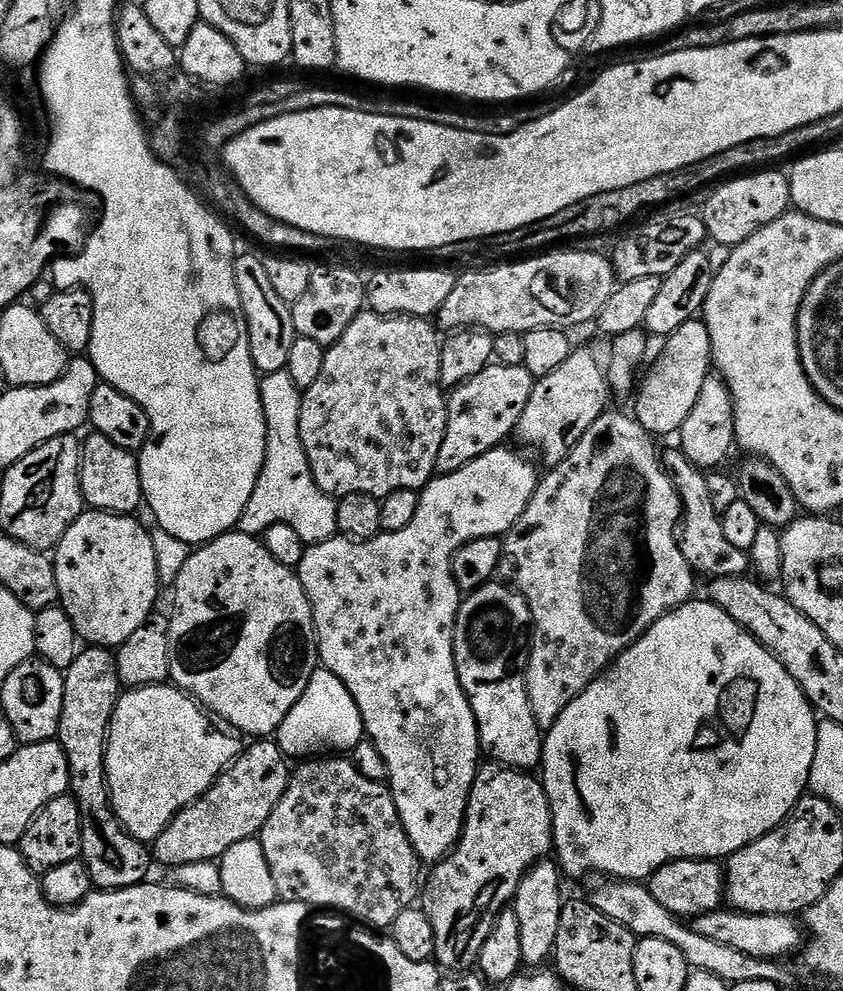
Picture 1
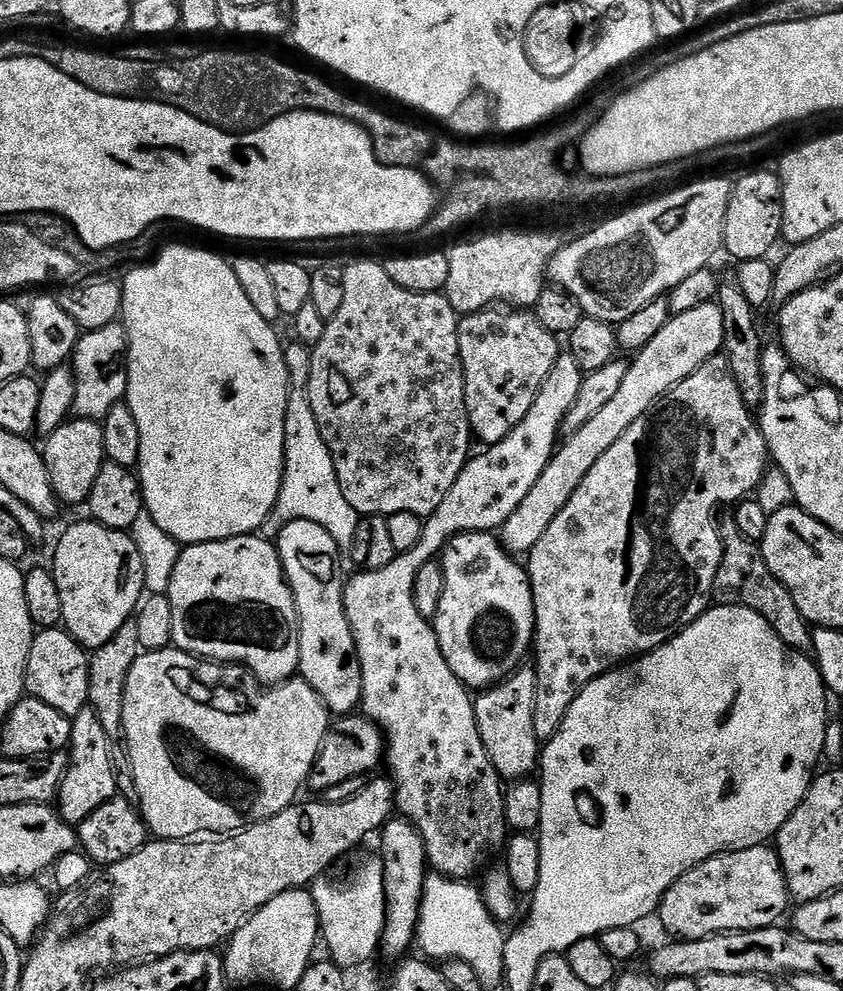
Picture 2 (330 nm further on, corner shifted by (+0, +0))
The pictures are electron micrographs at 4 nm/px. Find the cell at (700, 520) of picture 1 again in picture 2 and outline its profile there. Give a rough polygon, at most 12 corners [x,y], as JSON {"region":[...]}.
{"region":[[721,519],[712,600],[762,614],[811,657],[813,629],[759,543]]}

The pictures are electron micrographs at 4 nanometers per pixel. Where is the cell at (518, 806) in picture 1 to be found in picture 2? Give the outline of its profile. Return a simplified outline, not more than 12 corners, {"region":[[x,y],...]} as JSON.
{"region":[[535,667],[475,697],[501,781],[537,771]]}

